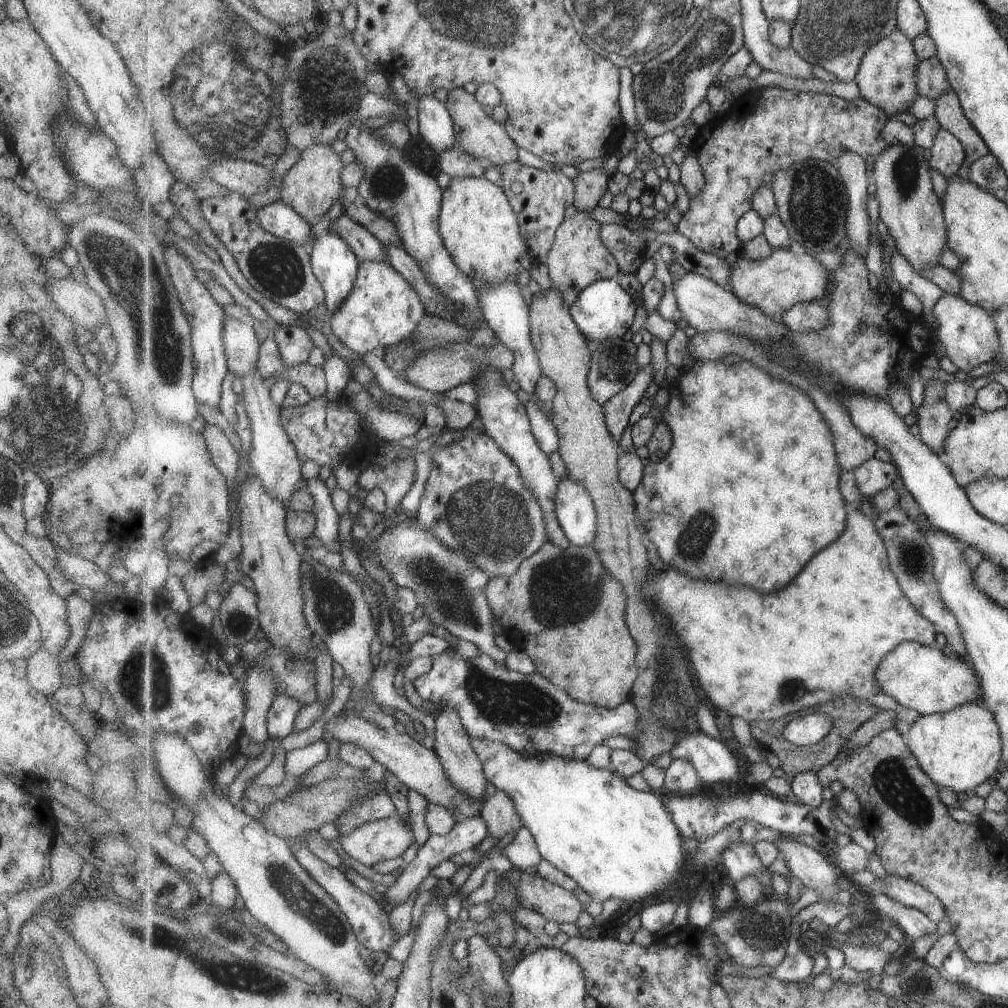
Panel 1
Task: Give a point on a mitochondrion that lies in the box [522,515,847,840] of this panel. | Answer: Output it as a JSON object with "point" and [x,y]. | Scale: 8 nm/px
{"point":[669,696]}

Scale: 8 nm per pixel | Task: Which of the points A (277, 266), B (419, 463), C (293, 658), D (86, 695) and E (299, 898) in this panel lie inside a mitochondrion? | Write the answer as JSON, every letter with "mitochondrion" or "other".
{"A":"mitochondrion","B":"other","C":"other","D":"other","E":"mitochondrion"}

